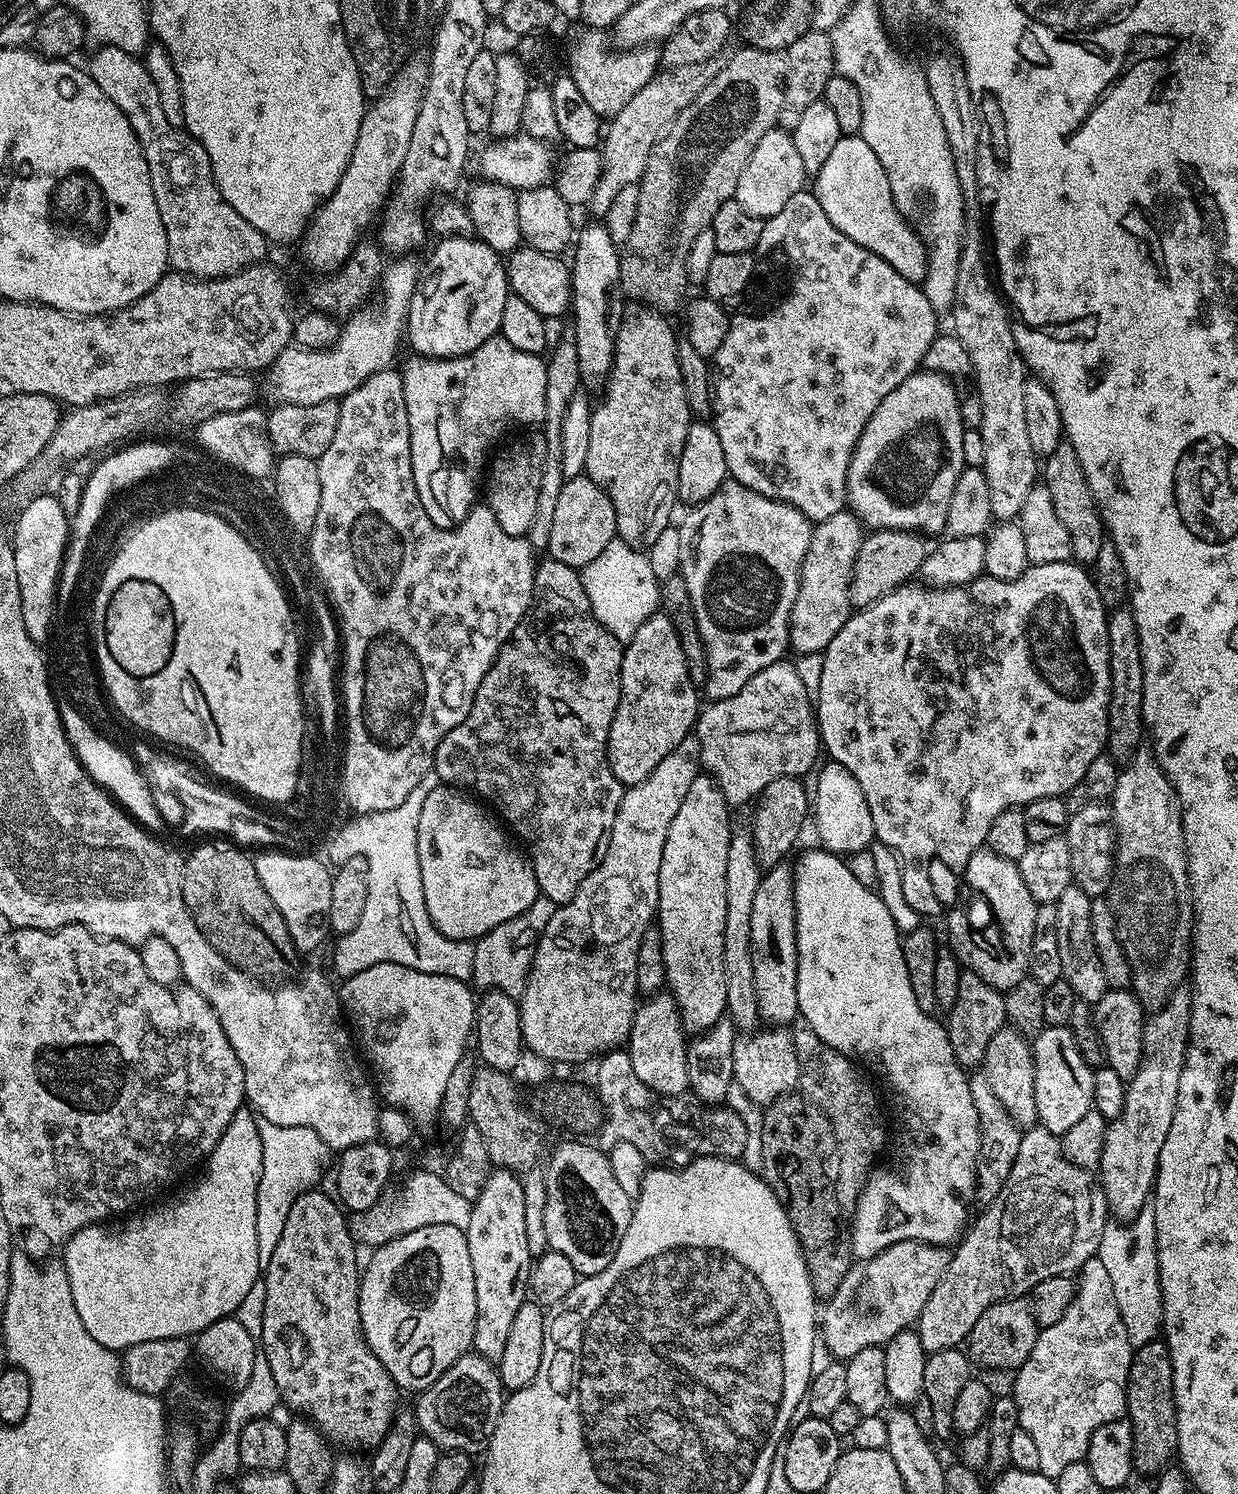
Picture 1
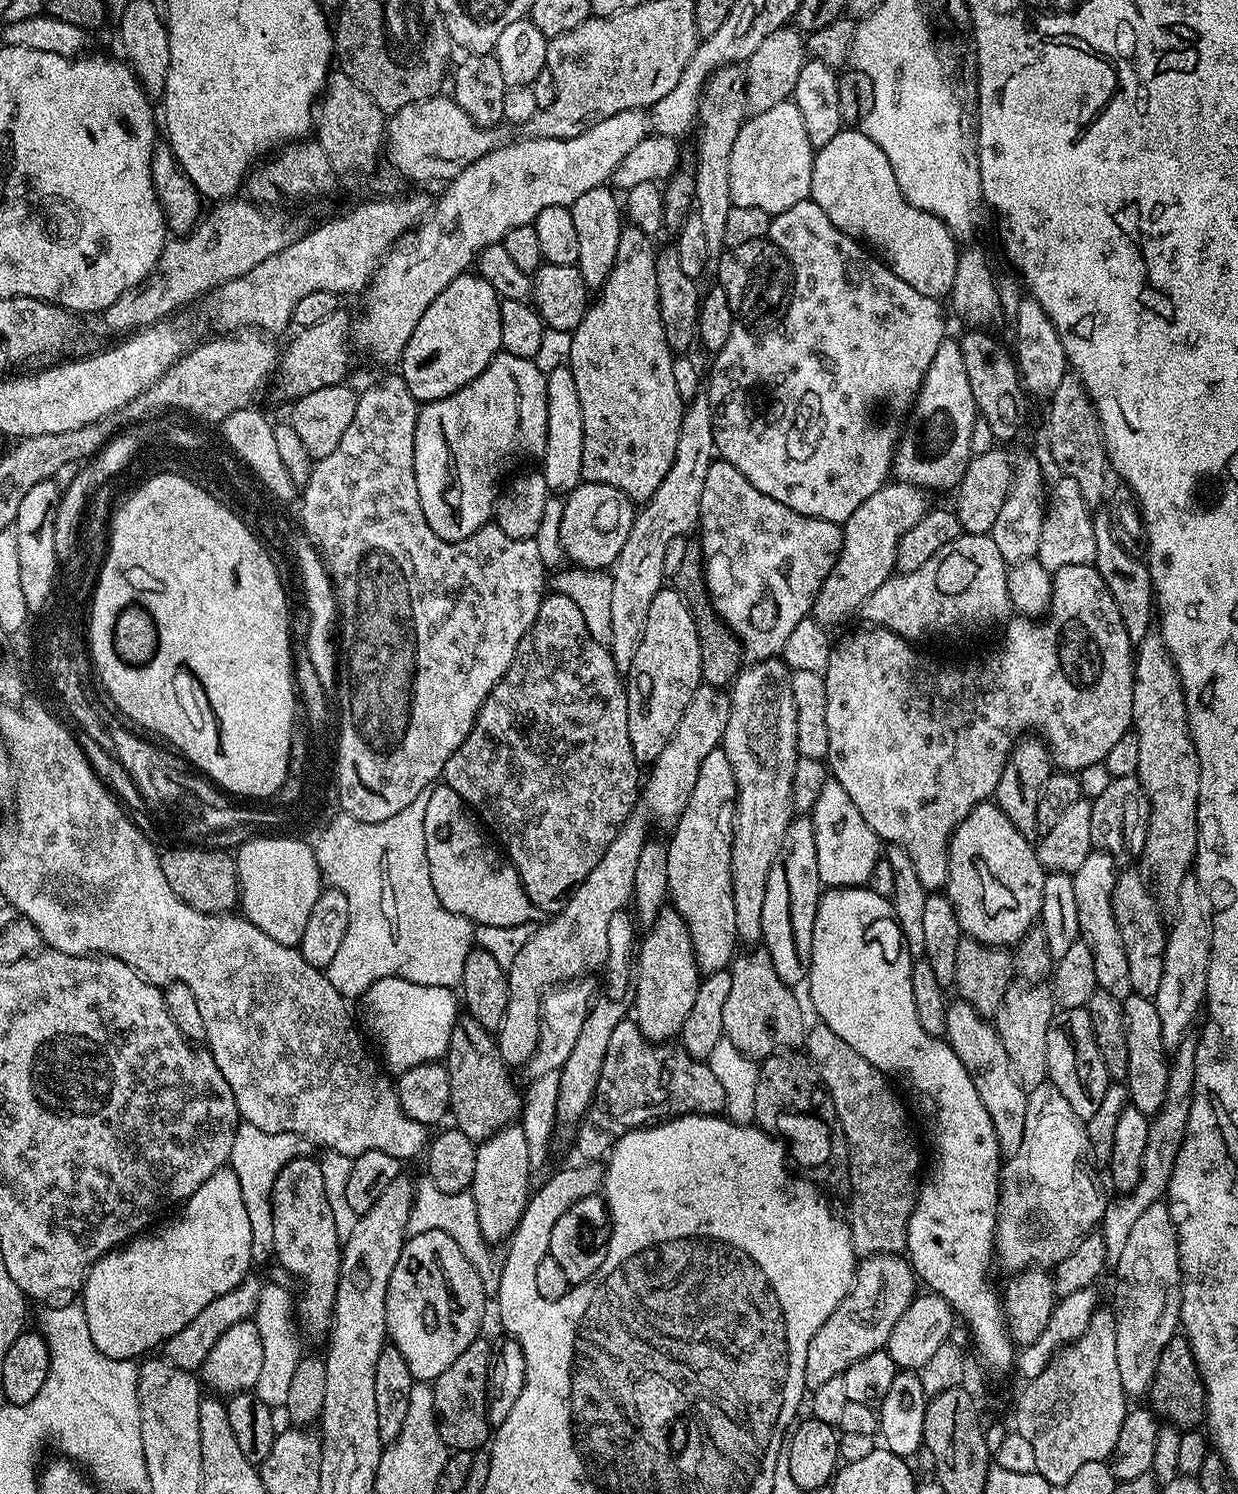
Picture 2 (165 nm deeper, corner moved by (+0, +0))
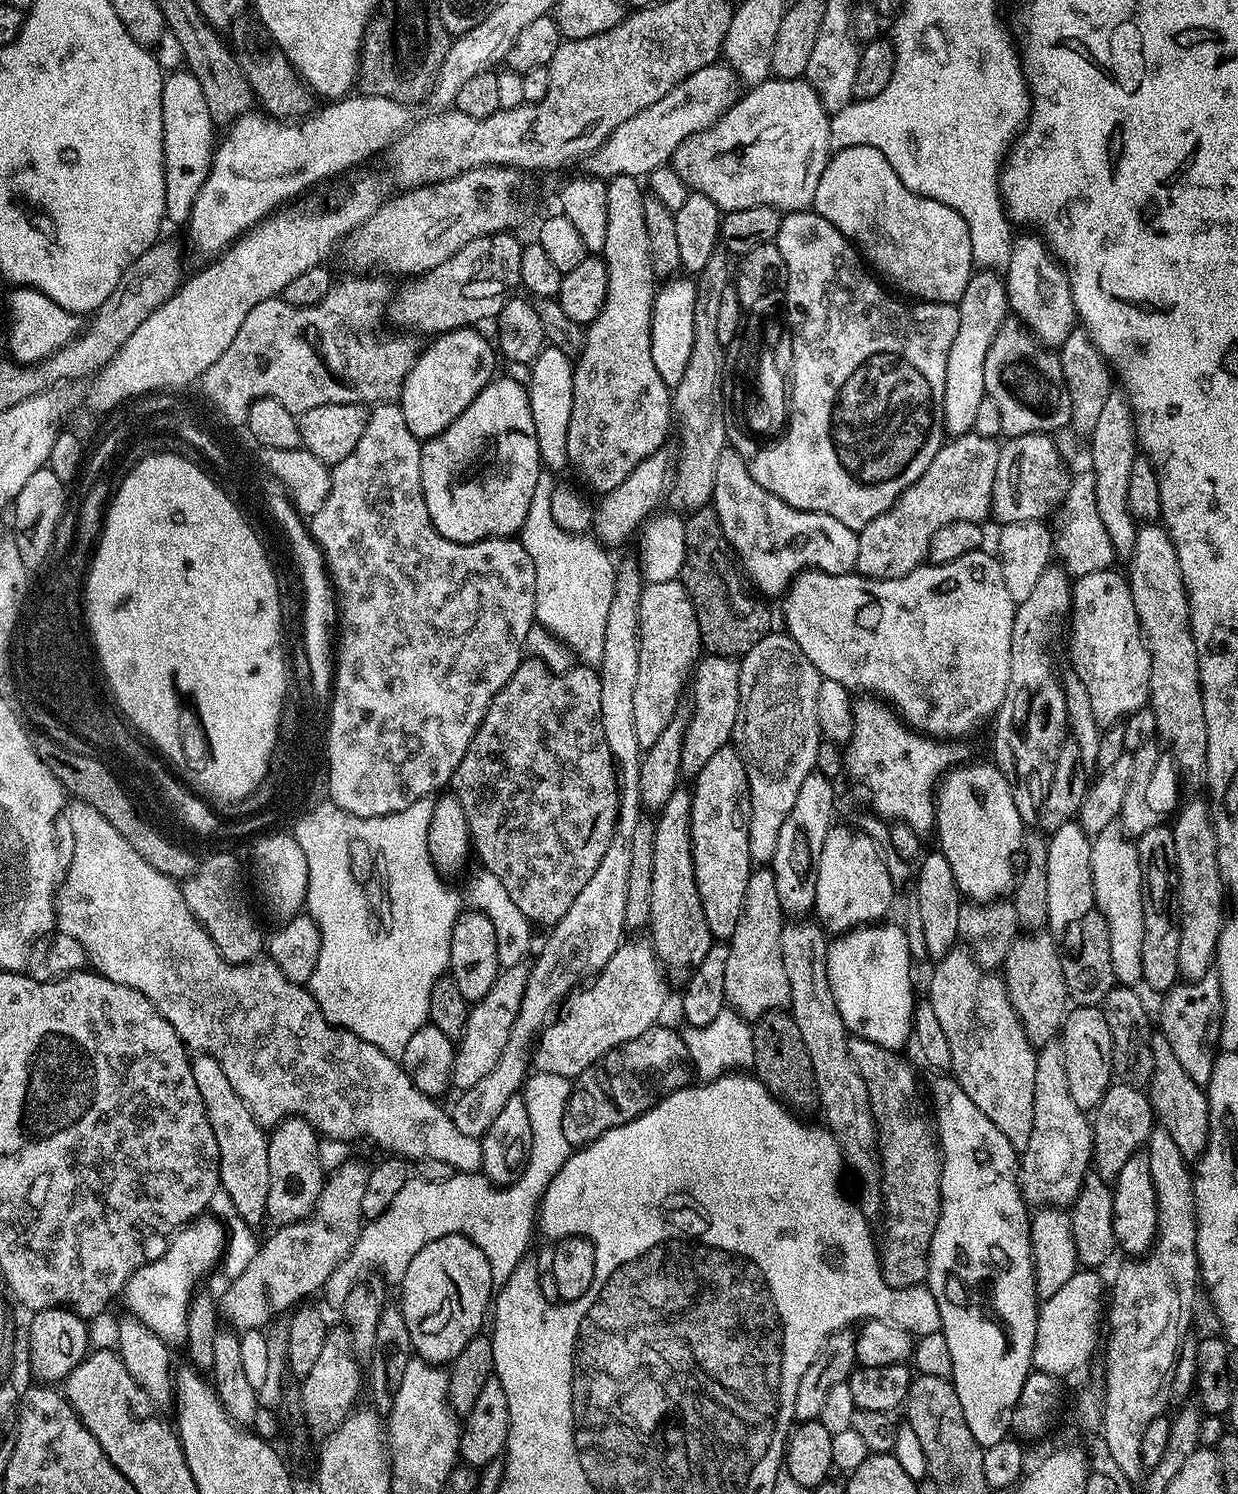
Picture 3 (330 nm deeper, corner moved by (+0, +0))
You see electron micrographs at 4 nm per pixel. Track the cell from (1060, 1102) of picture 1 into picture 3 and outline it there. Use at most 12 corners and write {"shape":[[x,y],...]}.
{"shape":[[1096,1006],[1064,1017],[1070,1098],[1095,1110],[1113,1083],[1110,1026]]}

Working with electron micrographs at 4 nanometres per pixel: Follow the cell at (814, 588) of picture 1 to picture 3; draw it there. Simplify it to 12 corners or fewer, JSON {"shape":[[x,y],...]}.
{"shape":[[949,439],[858,534],[855,571],[910,574],[946,522],[989,519],[1000,444]]}

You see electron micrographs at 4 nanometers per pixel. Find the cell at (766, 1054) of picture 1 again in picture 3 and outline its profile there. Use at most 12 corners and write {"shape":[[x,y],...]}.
{"shape":[[753,867],[728,944],[727,1007],[749,1022],[789,1007],[786,913]]}

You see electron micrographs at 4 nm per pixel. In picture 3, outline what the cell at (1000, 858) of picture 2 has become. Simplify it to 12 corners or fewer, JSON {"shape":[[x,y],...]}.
{"shape":[[995,763],[949,768],[938,851],[961,897],[1014,887],[1024,819]]}

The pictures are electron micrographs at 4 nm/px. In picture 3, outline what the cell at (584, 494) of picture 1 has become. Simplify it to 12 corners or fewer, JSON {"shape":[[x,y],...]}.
{"shape":[[674,452],[638,462],[594,508],[600,544],[624,544],[669,495]]}

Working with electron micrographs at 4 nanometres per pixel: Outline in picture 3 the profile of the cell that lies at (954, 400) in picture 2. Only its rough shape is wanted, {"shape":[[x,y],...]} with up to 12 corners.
{"shape":[[973,271],[946,362],[944,431],[972,431],[986,350],[1010,315],[1004,277]]}

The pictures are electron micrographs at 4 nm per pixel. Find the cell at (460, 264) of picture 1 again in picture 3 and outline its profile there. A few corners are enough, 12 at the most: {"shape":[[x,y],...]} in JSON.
{"shape":[[479,327],[441,332],[398,403],[410,434],[442,434],[493,380]]}

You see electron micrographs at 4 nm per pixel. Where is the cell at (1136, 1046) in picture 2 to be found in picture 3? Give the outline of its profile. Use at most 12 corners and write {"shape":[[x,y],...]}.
{"shape":[[1152,1038],[1146,1095],[1182,1158],[1199,1160],[1210,1134],[1208,1093]]}

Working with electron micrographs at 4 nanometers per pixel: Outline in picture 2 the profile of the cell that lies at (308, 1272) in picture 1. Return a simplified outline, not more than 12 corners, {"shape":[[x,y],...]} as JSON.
{"shape":[[319,1159],[274,1178],[275,1263],[304,1283],[295,1323],[329,1335],[342,1241]]}

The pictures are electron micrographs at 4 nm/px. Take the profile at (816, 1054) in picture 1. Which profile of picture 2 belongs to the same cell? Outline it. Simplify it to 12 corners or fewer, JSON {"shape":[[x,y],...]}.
{"shape":[[813,1024],[803,1047],[848,1143],[860,1258],[903,1253],[922,1183],[889,1077]]}

